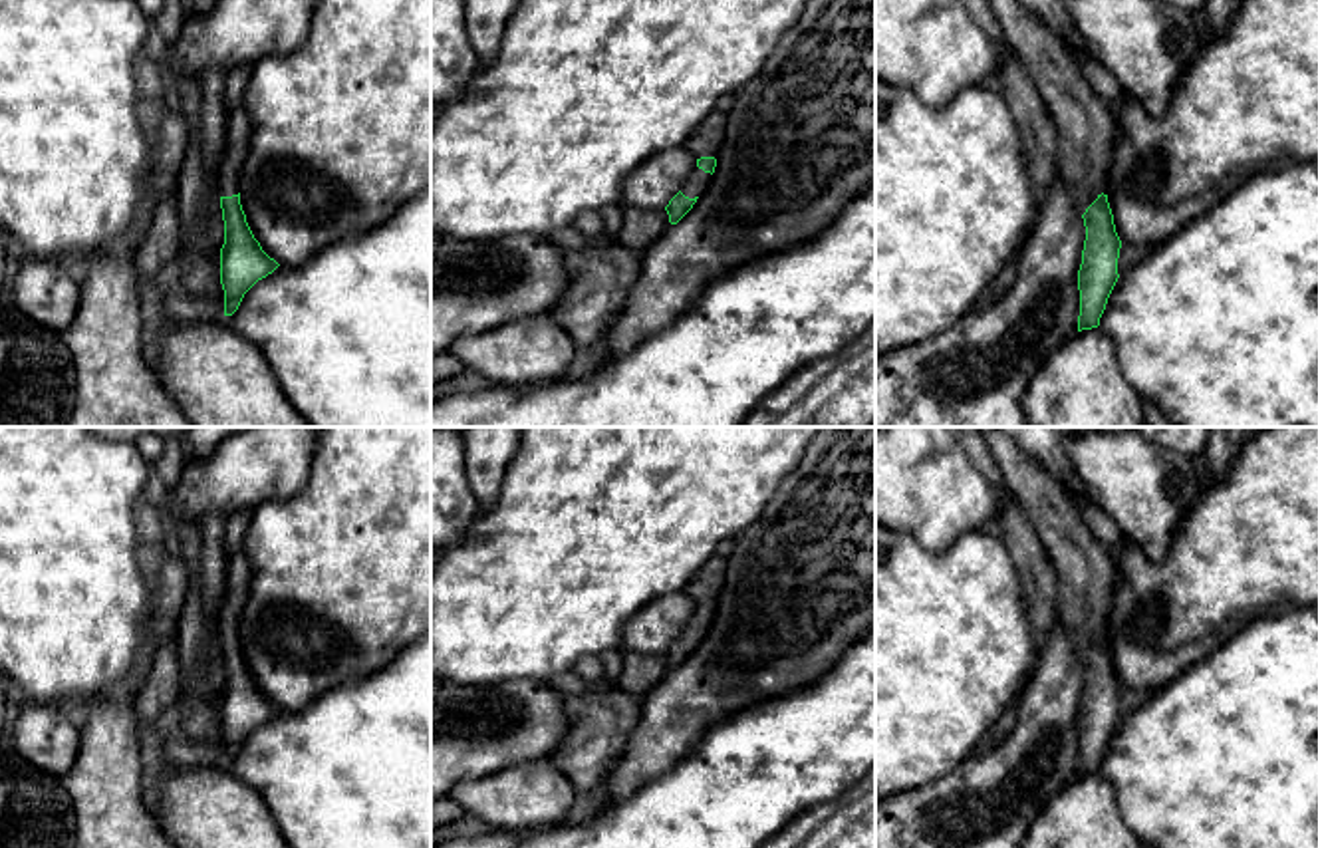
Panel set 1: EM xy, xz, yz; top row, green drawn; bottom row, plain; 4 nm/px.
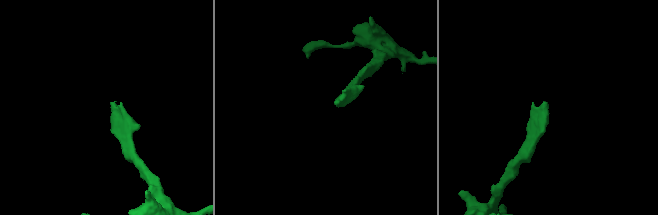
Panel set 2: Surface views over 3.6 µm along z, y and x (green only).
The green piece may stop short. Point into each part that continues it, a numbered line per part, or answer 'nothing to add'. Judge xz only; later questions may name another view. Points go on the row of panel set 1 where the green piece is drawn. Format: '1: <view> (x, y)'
1: xz (697, 181)

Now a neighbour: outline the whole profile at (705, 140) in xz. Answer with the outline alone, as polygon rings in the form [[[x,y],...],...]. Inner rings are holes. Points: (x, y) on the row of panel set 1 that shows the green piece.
[[[713,109],[685,139],[683,147],[701,157],[715,157],[725,139],[726,113]]]

